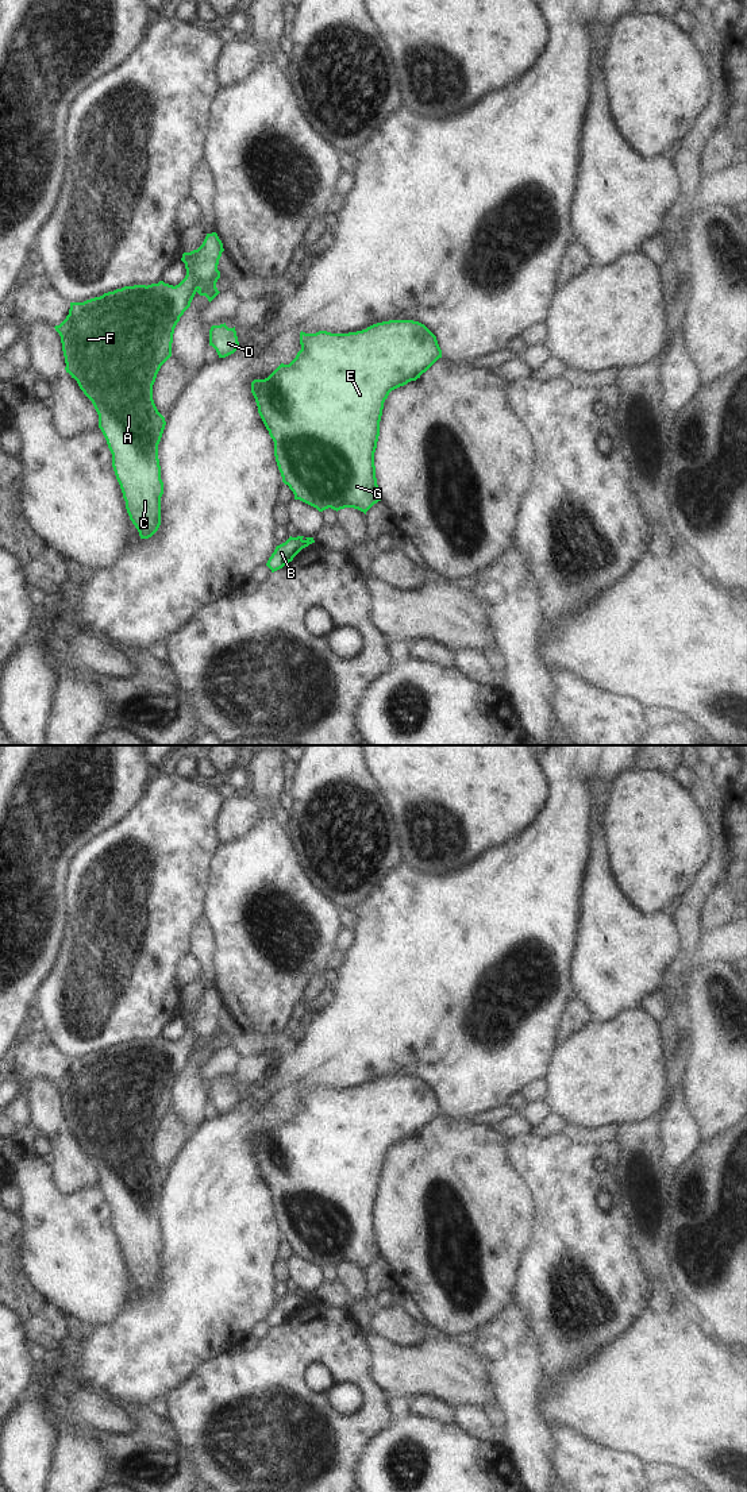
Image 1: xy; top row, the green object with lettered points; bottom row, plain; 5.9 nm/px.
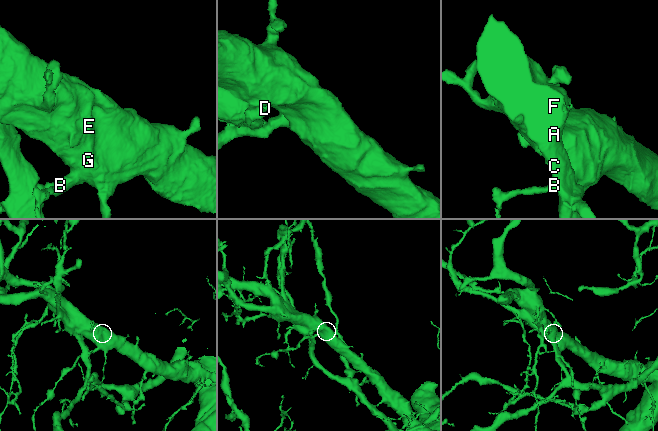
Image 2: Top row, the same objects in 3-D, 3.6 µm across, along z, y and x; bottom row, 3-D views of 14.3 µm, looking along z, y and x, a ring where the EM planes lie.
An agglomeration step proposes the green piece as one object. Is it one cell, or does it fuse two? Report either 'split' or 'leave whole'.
split

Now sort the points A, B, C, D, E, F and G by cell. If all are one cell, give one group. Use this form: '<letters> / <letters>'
A C F / B D E G

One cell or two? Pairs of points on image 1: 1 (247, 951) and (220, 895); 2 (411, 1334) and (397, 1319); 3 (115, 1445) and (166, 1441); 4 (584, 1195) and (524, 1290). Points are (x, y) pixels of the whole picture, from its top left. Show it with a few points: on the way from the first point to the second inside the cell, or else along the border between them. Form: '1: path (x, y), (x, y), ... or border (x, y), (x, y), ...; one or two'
1: path (247, 937), (239, 921), (239, 914), (234, 909); one
2: path (407, 1330), (400, 1323); one
3: path (127, 1445), (154, 1445); one
4: path (569, 1218), (569, 1236), (546, 1267); one

